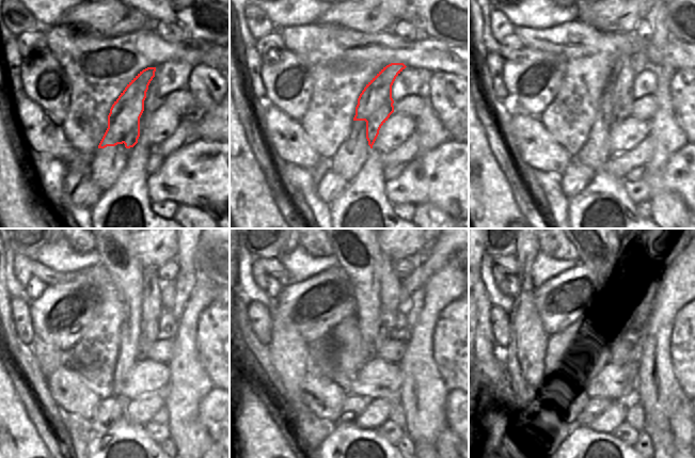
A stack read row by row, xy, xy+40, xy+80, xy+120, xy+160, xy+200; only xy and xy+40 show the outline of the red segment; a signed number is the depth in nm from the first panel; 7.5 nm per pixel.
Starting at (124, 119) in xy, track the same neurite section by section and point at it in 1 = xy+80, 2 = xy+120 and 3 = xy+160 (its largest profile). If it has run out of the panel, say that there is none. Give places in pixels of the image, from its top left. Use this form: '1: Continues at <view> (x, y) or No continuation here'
1: Continues at xy+80 (625, 73)
2: Continues at xy+120 (152, 306)
3: Continues at xy+160 (391, 285)

